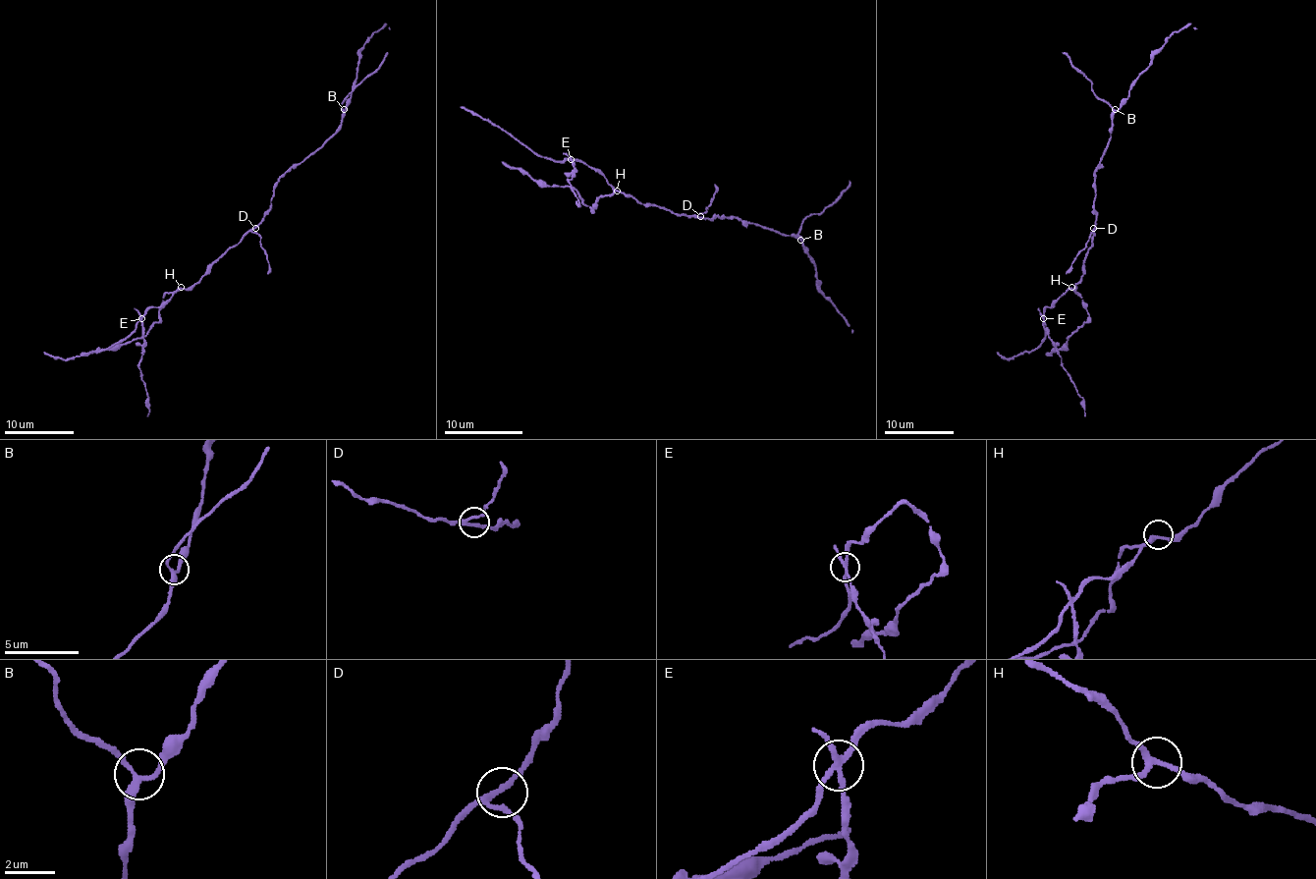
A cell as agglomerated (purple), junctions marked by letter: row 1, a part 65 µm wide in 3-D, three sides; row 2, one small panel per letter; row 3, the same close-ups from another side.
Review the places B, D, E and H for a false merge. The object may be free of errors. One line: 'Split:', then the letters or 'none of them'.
Split: E

